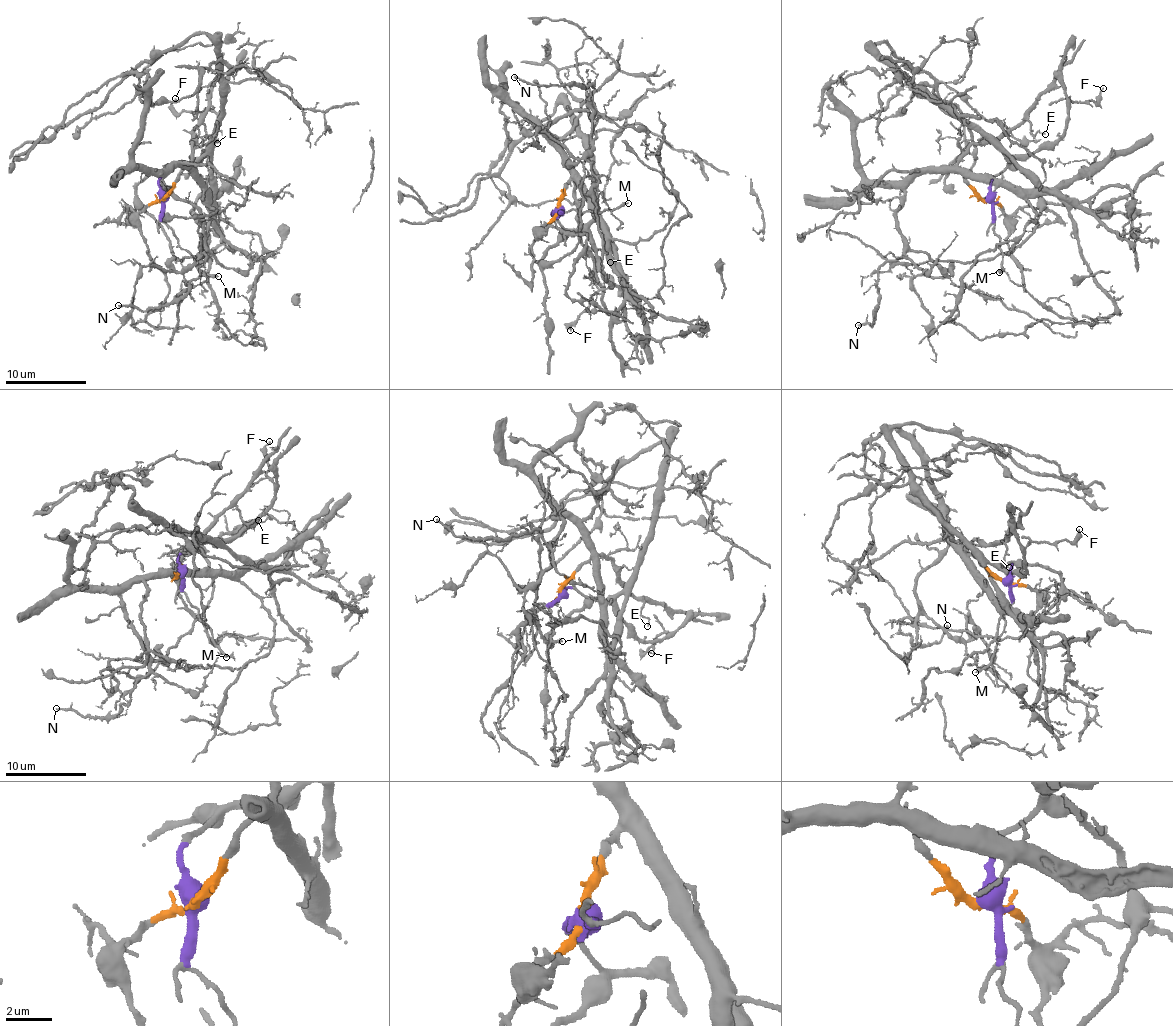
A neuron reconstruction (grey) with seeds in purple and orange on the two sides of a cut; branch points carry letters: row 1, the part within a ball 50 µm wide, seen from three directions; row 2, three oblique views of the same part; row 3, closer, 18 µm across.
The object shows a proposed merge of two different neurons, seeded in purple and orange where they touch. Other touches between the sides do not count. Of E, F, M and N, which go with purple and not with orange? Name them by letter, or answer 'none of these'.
F, M

